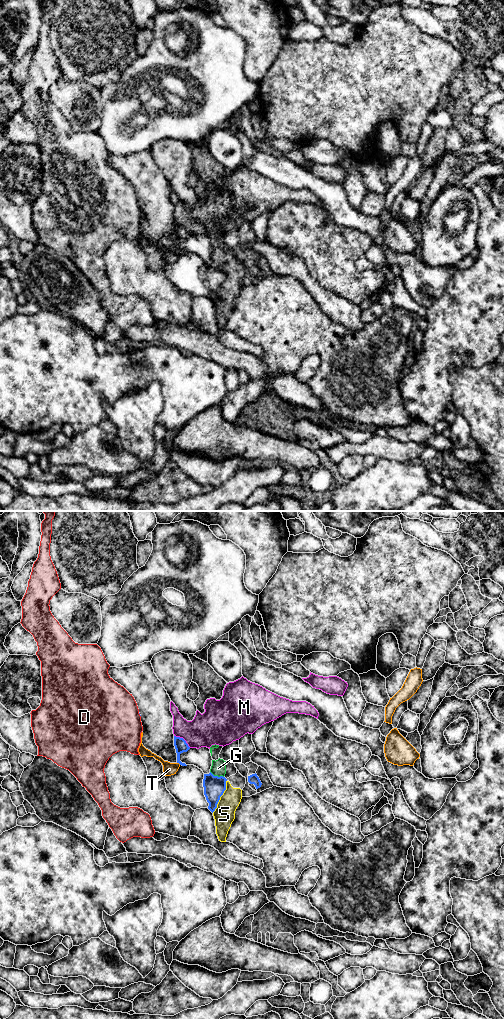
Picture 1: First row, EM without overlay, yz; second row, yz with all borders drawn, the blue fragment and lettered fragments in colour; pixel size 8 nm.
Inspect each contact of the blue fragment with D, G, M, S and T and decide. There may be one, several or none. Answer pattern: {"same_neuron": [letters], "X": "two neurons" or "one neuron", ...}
{"same_neuron": [], "D": "two neurons", "G": "two neurons", "M": "two neurons", "S": "two neurons", "T": "two neurons"}

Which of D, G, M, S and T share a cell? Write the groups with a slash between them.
D / G S / M / T

